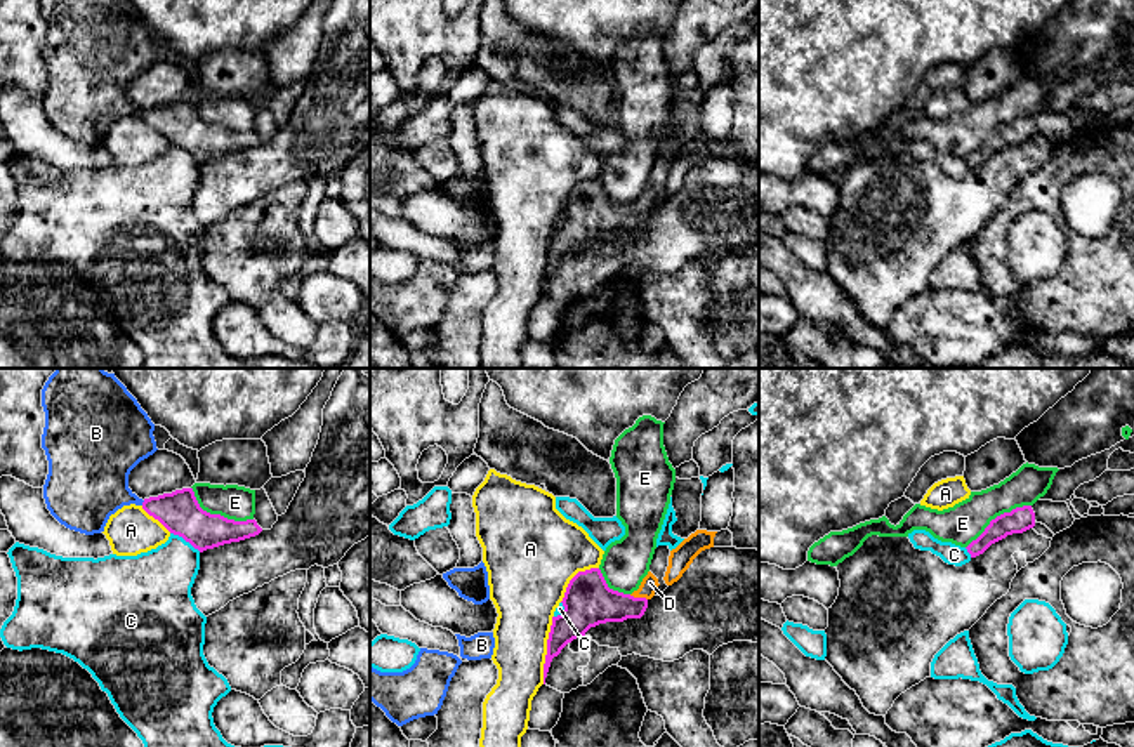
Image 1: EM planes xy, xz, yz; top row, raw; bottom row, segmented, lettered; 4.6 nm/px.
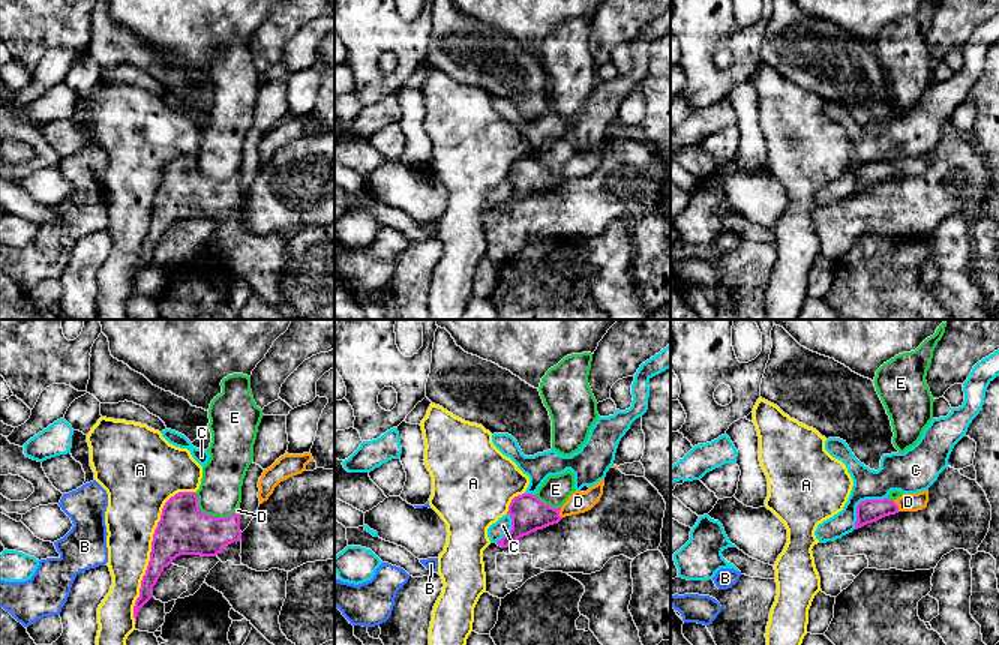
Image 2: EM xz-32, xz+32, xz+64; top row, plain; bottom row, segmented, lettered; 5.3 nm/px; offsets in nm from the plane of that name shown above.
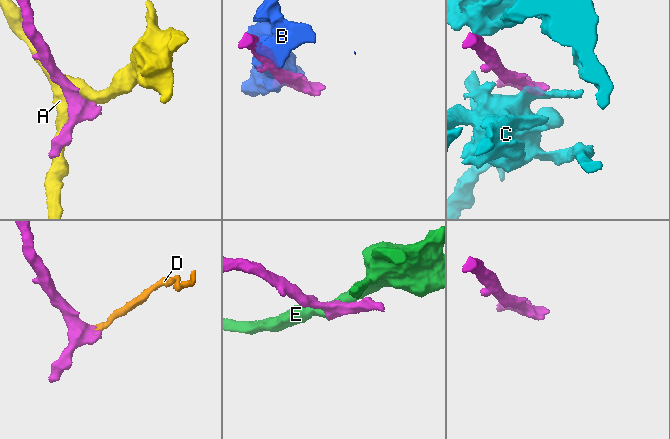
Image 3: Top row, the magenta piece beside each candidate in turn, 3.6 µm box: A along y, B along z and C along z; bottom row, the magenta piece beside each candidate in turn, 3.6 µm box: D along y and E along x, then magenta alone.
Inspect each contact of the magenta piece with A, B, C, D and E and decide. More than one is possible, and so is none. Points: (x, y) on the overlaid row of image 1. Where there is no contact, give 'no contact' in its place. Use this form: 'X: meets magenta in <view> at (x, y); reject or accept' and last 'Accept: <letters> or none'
A: meets magenta in xz at (547, 650); reject
B: meets magenta in xy at (143, 502); reject
C: meets magenta in xy at (186, 541); reject
D: meets magenta in xz at (638, 598); accept
E: meets magenta in xy at (217, 515); reject
Accept: D

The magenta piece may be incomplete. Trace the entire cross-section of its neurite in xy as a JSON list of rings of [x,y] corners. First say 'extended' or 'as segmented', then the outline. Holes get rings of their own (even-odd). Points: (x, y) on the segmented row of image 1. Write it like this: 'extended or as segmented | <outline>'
as segmented | [[[193,488],[144,499],[142,509],[200,552],[240,542],[262,532],[255,519],[234,521],[203,511]]]

